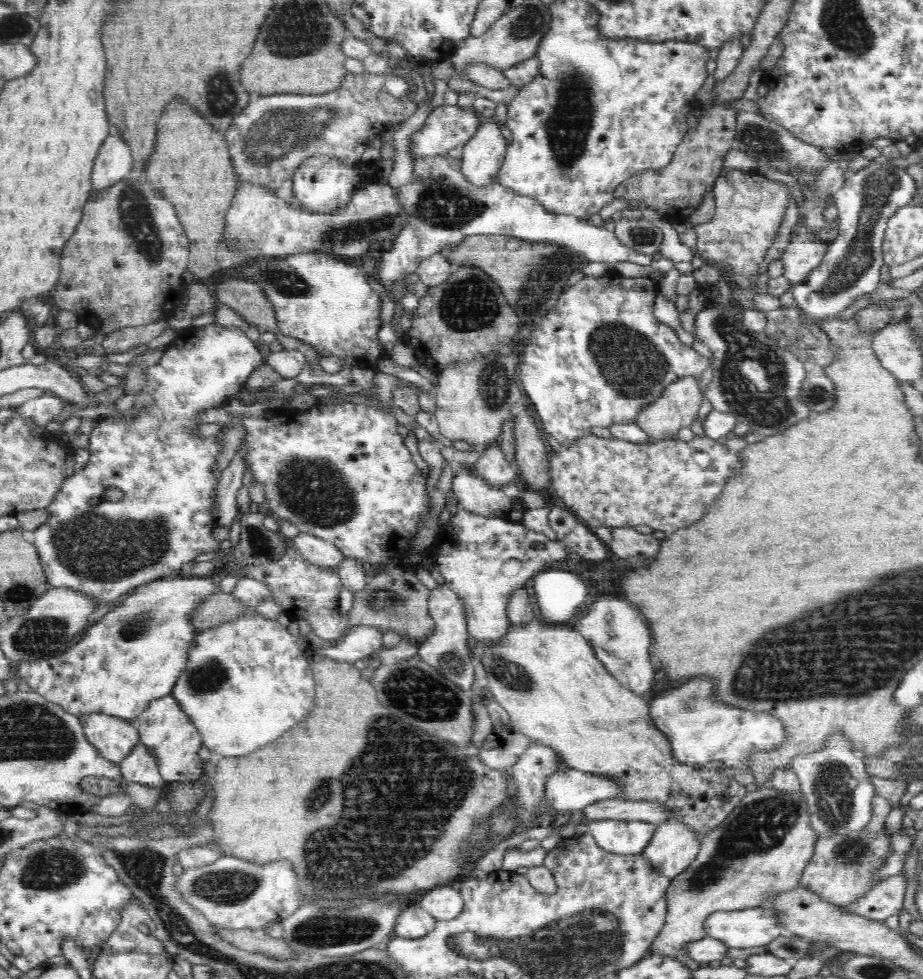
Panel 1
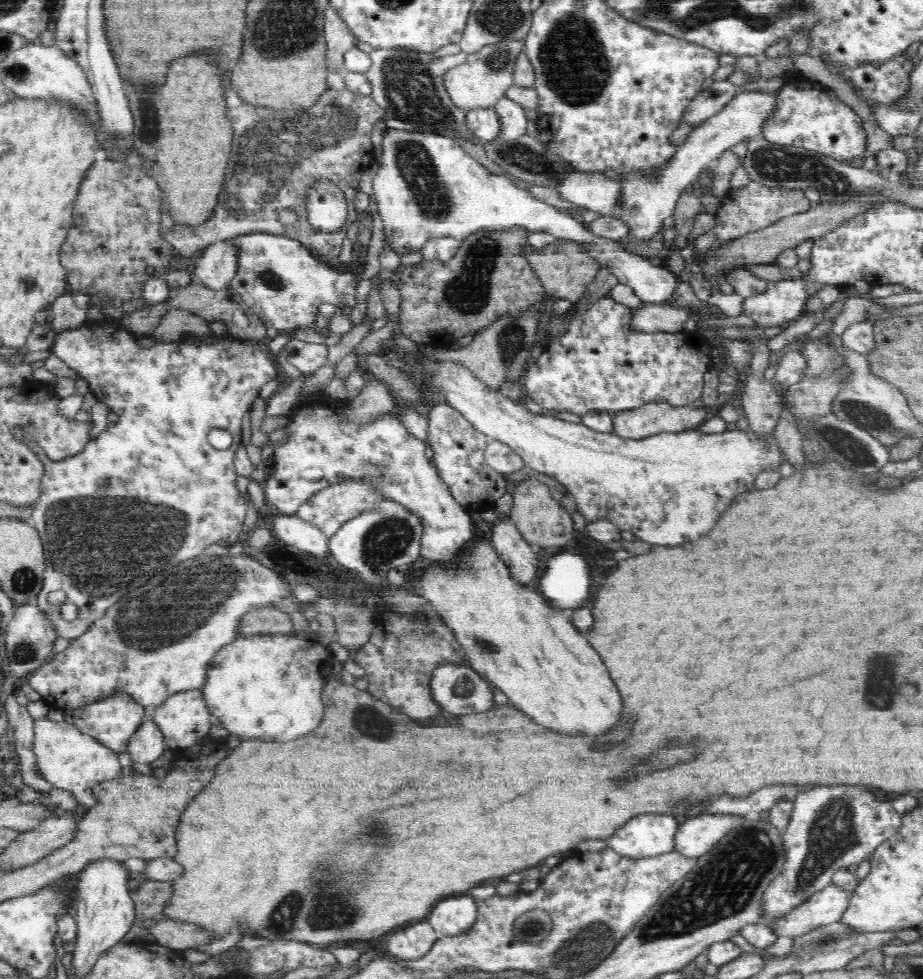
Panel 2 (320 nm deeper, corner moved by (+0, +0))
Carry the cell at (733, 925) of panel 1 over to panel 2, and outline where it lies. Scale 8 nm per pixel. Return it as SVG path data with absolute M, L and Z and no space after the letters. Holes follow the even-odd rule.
M830 885L815 892L804 904L781 917L774 926L776 936L790 938L806 934L813 928L841 922L850 905L846 889Z

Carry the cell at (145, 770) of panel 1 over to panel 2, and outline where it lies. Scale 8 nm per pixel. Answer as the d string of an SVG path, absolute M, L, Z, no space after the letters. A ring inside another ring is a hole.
M146 709L147 719L140 725L140 728L132 735L127 751L131 760L138 764L150 764L158 760L164 750L168 748L164 742L164 735L158 725L150 719L153 709Z

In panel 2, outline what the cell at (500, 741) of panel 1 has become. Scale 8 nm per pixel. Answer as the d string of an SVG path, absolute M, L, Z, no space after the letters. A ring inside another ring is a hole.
M442 664L432 672L433 701L456 716L488 712L495 706L492 684L467 664Z

